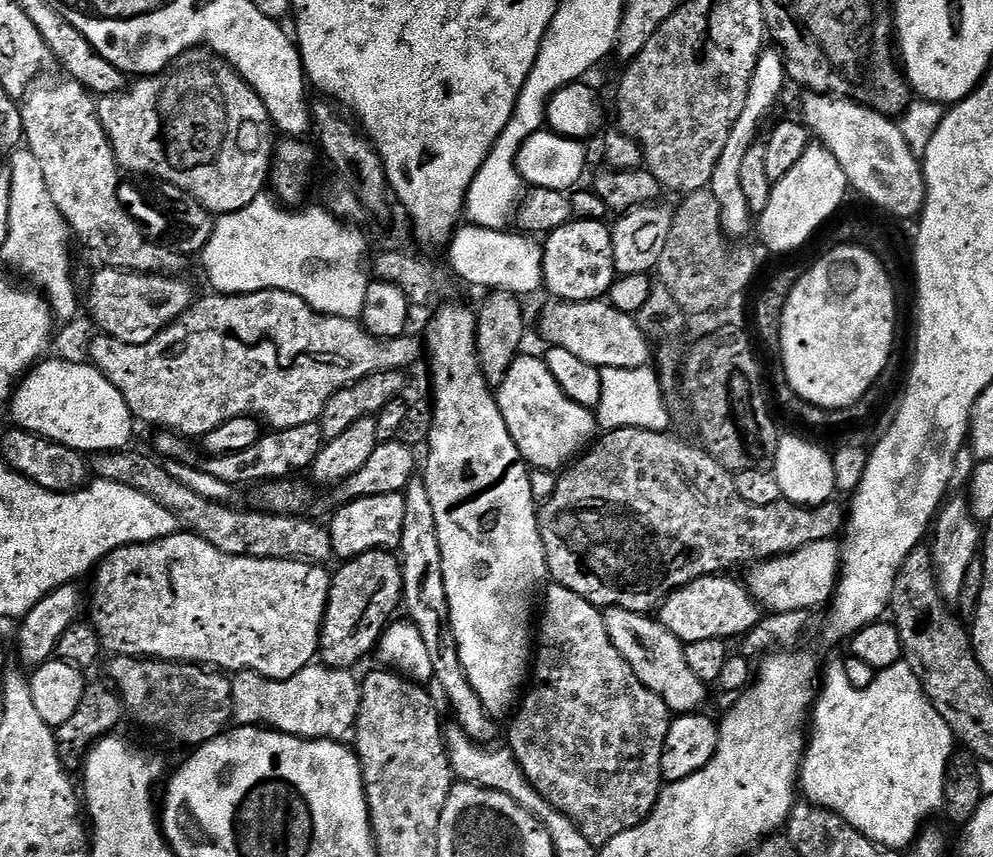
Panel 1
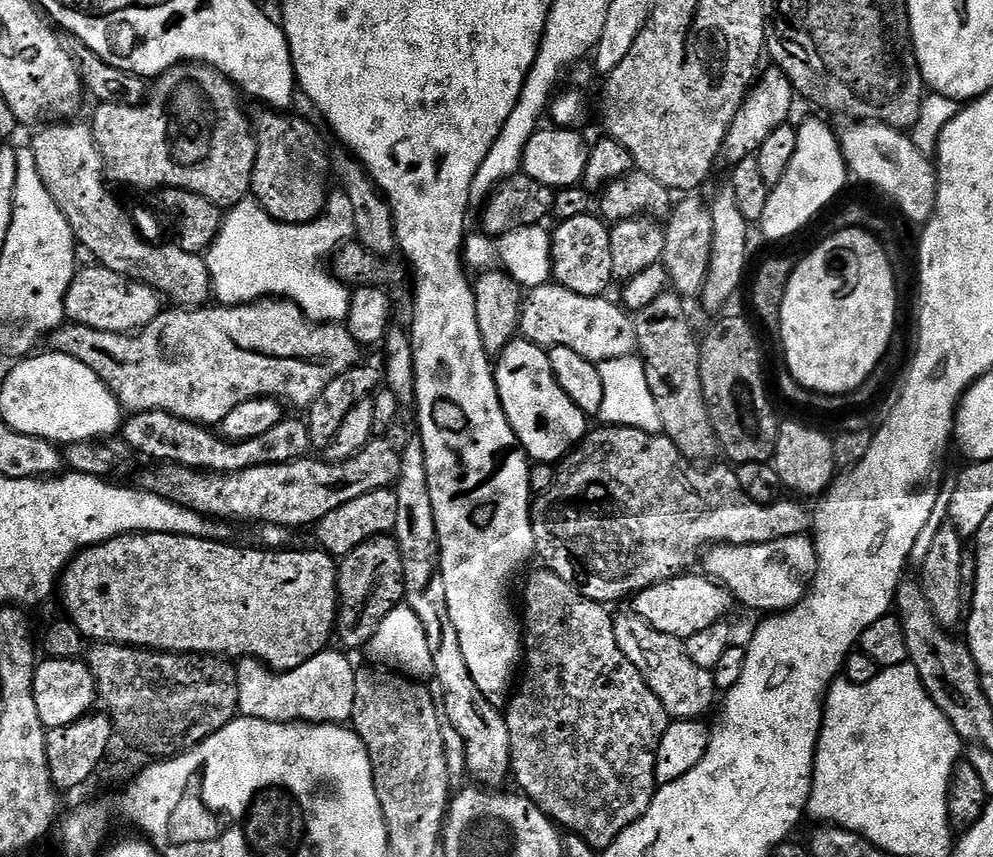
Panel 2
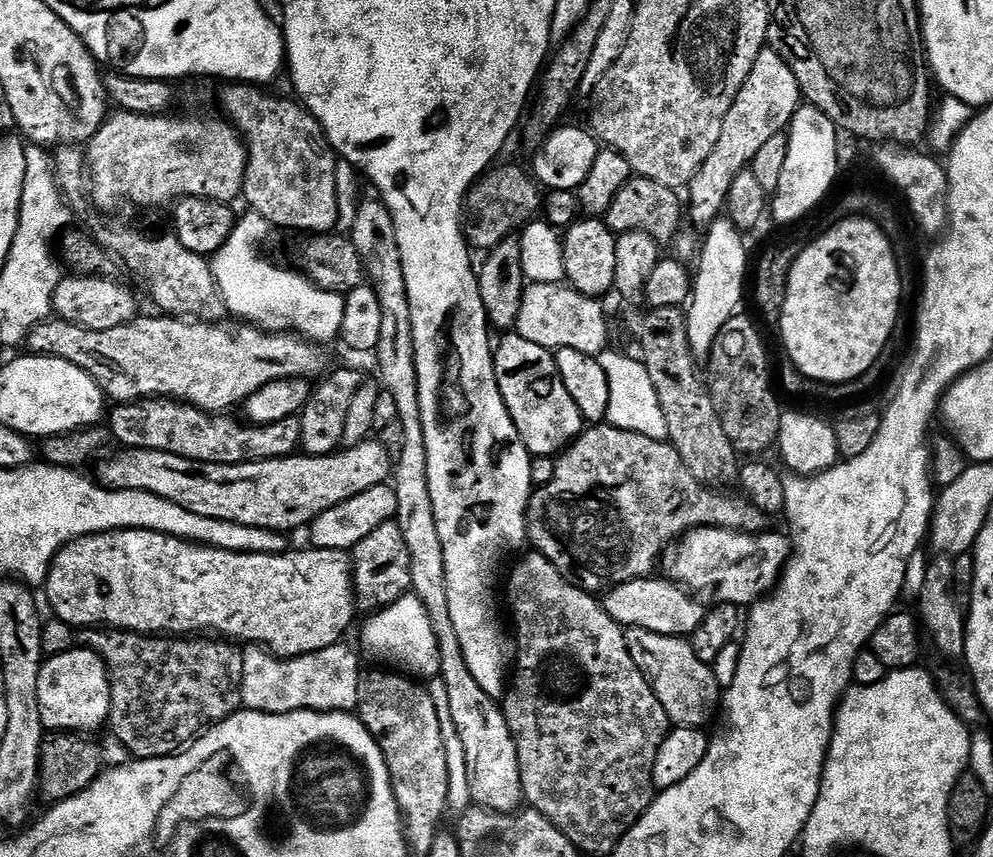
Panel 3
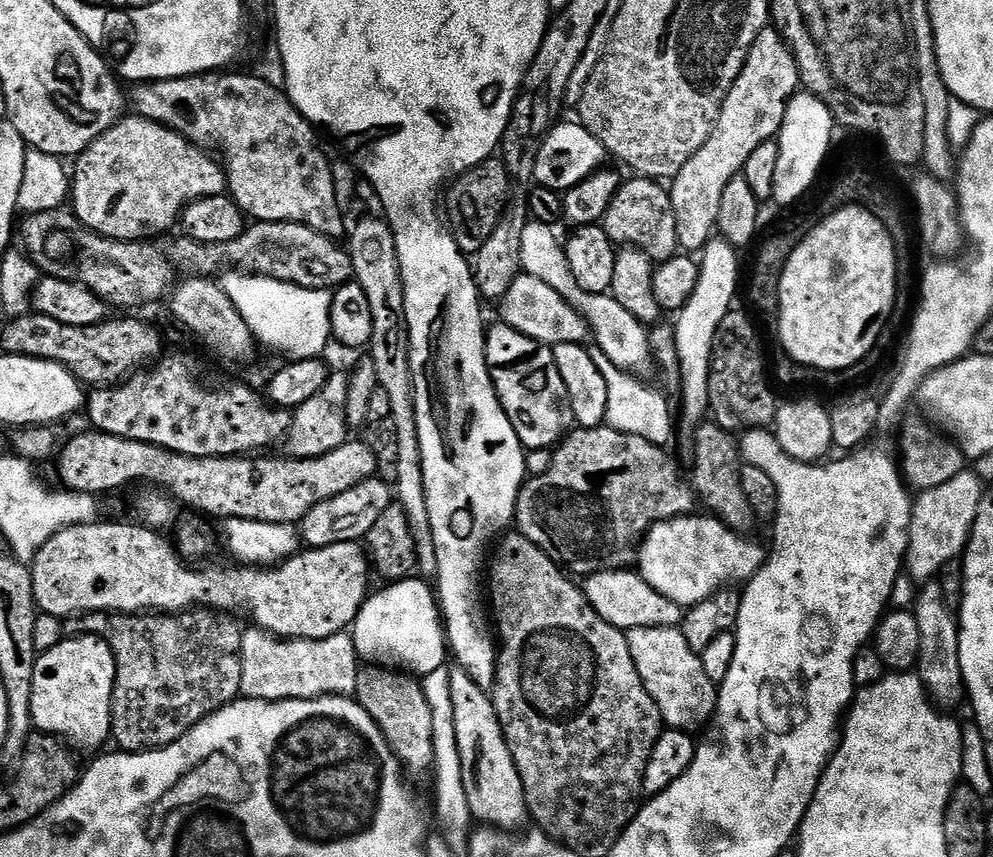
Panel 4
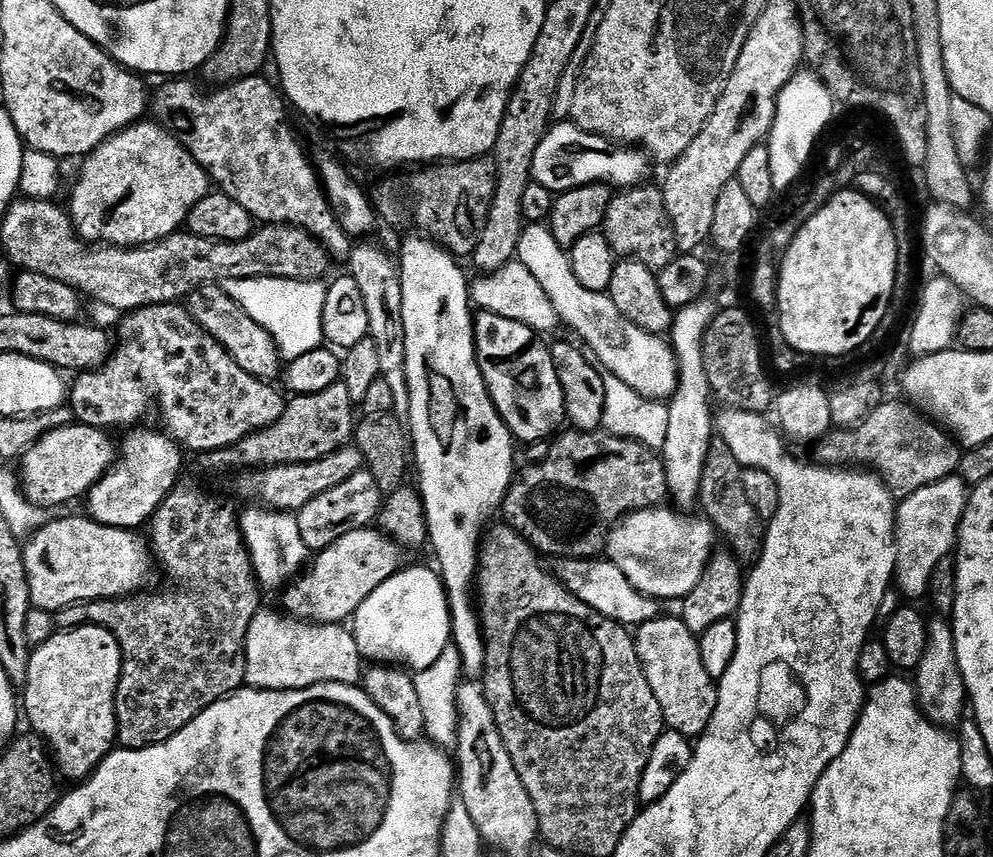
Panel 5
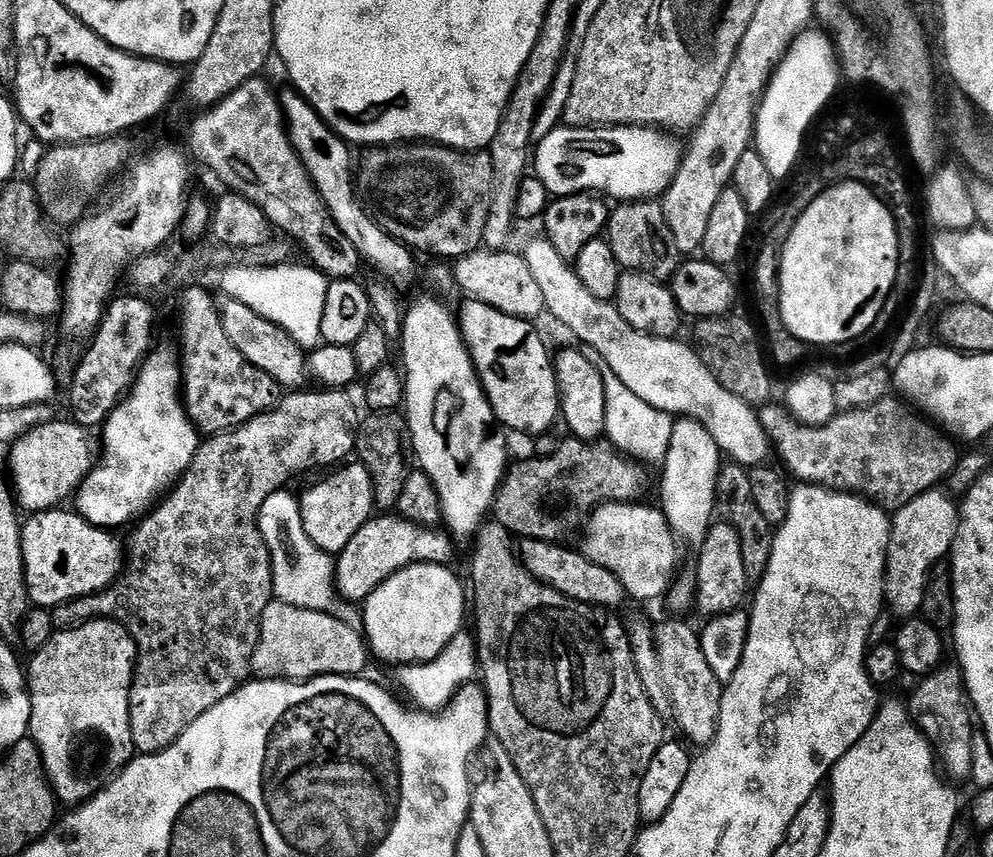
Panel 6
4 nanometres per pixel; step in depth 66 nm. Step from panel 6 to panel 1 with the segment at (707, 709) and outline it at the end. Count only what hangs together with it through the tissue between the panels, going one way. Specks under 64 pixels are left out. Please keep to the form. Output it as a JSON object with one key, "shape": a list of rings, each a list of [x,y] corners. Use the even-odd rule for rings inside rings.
{"shape":[[[625,608],[603,609],[604,629],[613,646],[634,670],[641,684],[645,684],[662,702],[666,702],[669,713],[692,714],[704,700],[705,681],[699,680],[684,661],[684,645],[670,630],[666,630],[659,619],[643,612],[631,612]]]}

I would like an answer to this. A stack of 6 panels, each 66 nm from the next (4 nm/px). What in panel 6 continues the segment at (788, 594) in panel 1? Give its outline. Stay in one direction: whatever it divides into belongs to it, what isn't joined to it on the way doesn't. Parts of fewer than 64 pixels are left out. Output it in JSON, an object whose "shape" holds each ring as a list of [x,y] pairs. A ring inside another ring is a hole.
{"shape":[[[644,502],[602,504],[587,517],[583,536],[584,557],[617,576],[631,599],[663,597],[677,579],[681,545],[659,507],[647,508]]]}

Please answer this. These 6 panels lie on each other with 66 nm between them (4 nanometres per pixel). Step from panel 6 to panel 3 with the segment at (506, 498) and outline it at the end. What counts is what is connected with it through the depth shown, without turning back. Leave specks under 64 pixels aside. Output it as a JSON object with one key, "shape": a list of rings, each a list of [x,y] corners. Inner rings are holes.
{"shape":[[[607,422],[601,423],[599,426],[585,427],[580,435],[559,453],[558,459],[560,461],[557,462],[548,484],[542,485],[541,488],[539,485],[528,499],[528,540],[532,544],[531,547],[544,555],[566,579],[588,590],[597,590],[596,588],[600,587],[603,589],[607,584],[615,586],[631,580],[643,580],[651,577],[655,573],[652,571],[656,568],[656,559],[663,554],[664,547],[668,543],[671,545],[673,542],[679,541],[684,533],[692,532],[695,528],[728,528],[731,532],[759,534],[765,531],[770,524],[769,517],[765,516],[762,510],[755,508],[743,495],[727,496],[724,492],[714,492],[718,490],[713,490],[709,485],[694,478],[694,475],[690,474],[690,470],[686,468],[686,463],[682,462],[682,458],[679,457],[678,450],[673,448],[670,443],[646,438],[646,434],[634,434],[630,430],[613,428]]]}

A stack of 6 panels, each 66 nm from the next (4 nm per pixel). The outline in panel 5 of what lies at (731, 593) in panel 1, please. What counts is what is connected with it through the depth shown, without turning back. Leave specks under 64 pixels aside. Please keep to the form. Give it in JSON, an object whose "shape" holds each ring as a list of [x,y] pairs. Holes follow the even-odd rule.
{"shape":[[[563,558],[555,561],[554,575],[574,598],[578,598],[590,610],[610,618],[615,624],[625,626],[639,626],[655,620],[661,615],[661,601],[652,599],[651,596],[642,594],[628,581],[626,574],[618,570],[616,564],[606,558],[593,558],[591,560],[566,560]]]}

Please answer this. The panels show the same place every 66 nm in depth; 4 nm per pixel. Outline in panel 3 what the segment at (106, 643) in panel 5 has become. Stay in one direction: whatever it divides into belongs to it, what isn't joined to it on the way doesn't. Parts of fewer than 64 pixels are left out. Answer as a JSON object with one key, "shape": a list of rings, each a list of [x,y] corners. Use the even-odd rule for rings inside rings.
{"shape":[[[75,646],[68,652],[49,656],[40,667],[38,674],[38,706],[45,729],[62,732],[91,733],[91,728],[100,728],[109,723],[112,714],[112,681],[104,657],[90,648]]]}

